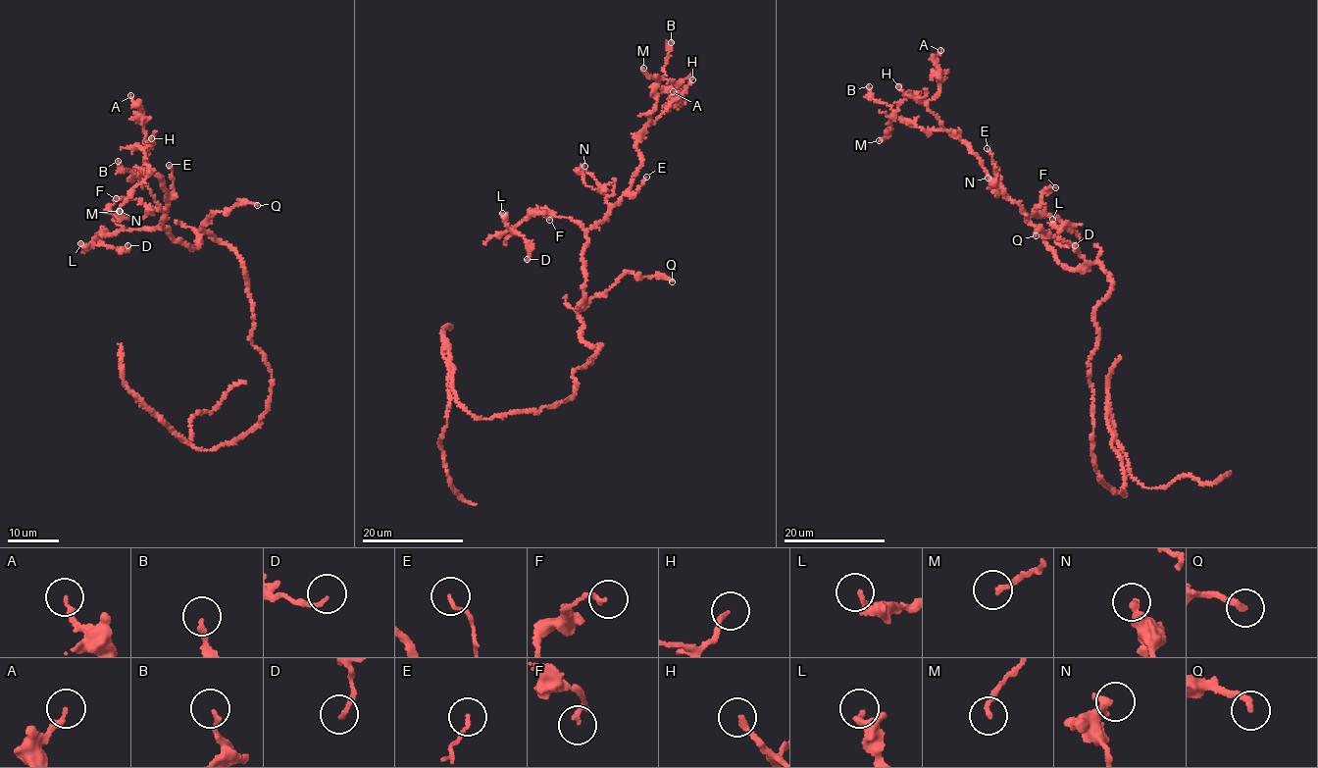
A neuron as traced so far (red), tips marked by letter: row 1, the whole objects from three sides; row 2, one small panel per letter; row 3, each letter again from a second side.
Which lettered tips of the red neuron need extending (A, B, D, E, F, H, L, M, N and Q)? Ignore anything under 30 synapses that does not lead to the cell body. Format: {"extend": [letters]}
{"extend": []}

